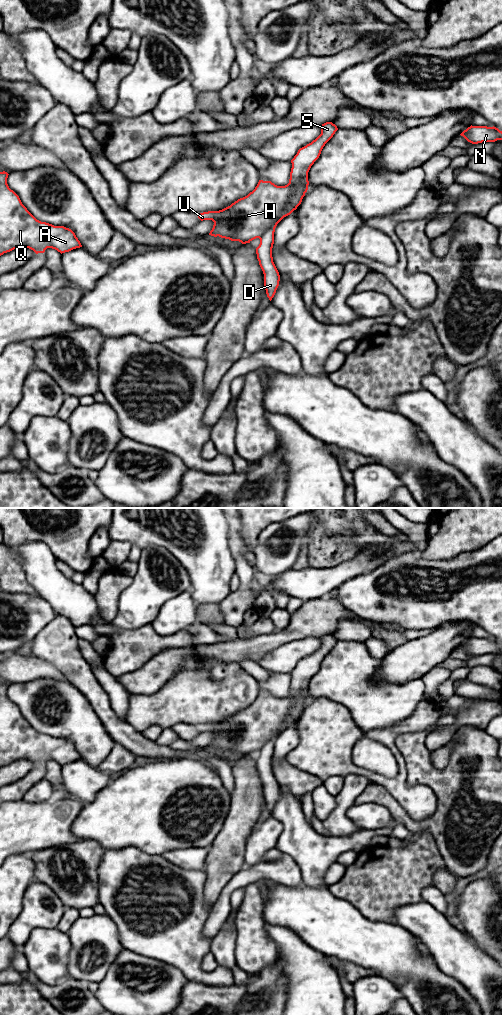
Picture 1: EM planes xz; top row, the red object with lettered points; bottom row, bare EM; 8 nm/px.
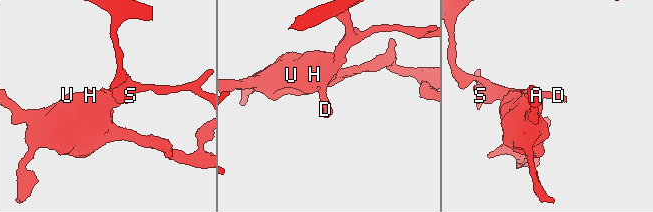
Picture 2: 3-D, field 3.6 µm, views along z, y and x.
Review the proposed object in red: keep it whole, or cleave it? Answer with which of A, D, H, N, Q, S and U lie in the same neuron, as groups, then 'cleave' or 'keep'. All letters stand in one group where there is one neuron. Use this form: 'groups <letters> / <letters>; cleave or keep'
groups A H Q S U / D N; cleave

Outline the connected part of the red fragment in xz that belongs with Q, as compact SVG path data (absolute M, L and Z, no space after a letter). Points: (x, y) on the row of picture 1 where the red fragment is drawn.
M5 171L0 172L0 256L20 247L29 248L36 254L44 253L47 248L62 254L82 247L71 229L37 220L22 204L19 196L9 188L8 175Z

